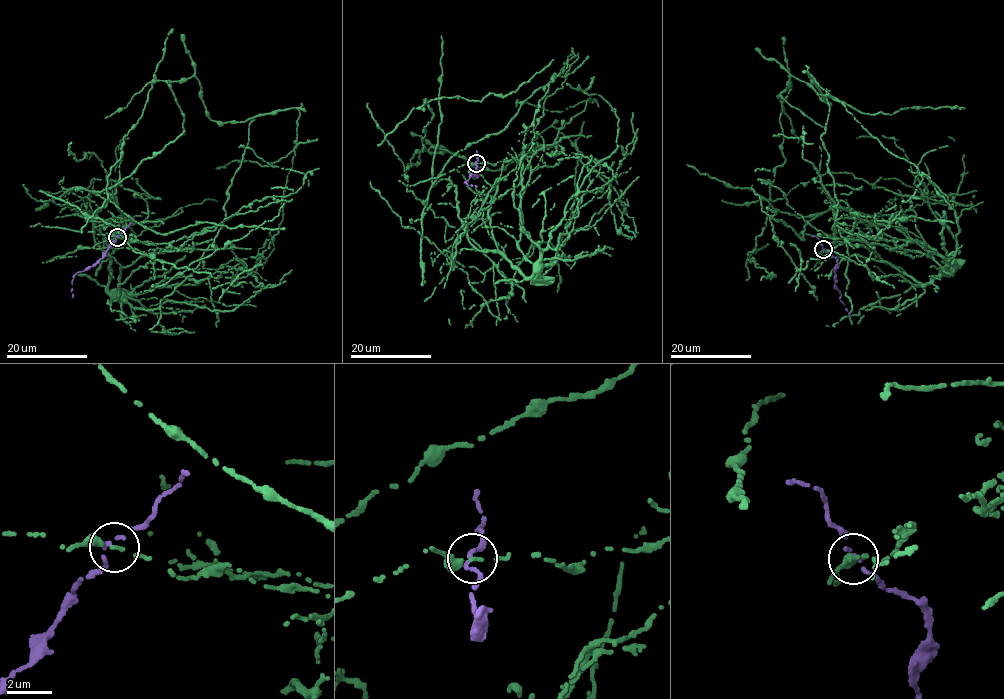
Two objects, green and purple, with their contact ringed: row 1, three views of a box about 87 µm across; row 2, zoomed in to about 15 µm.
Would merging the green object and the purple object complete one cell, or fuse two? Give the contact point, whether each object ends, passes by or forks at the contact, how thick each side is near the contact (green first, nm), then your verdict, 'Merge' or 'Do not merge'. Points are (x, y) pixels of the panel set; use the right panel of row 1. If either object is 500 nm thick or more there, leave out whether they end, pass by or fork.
Place: (823, 249). At the ring green passes by. At the ring purple passes by. Thickness 170 nm (green) against 140 nm. Do not merge

